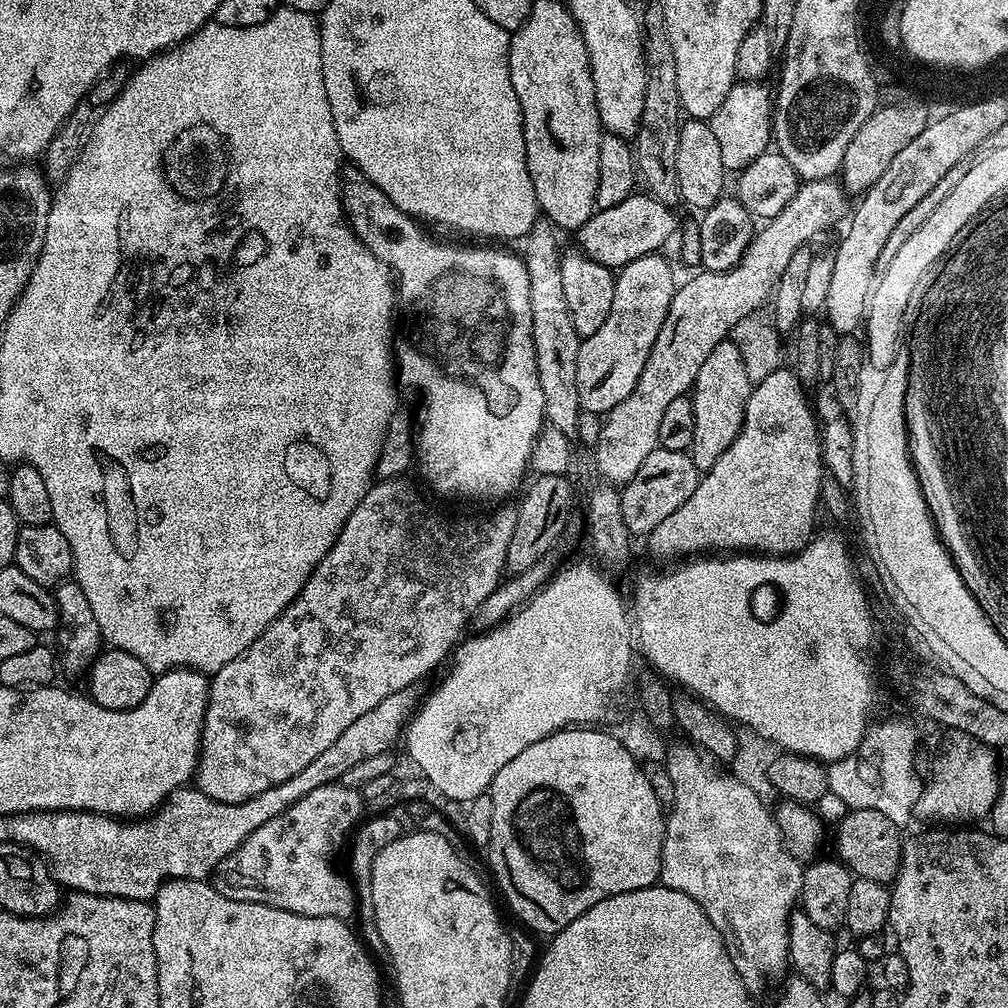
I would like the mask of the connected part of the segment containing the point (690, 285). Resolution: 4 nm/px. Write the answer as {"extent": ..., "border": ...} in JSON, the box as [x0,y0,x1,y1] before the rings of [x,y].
{"extent":[594,179,849,486],"border":[[[839,179],[801,183],[783,210],[755,233],[741,260],[732,269],[725,272],[700,270],[693,280],[685,284],[683,281],[677,287],[666,322],[662,322],[662,330],[658,330],[658,338],[654,338],[654,350],[650,350],[642,378],[638,378],[638,386],[630,390],[630,398],[618,402],[618,406],[603,417],[600,437],[594,446],[601,481],[623,486],[638,474],[638,466],[660,447],[658,426],[666,406],[670,406],[674,398],[693,391],[702,362],[706,362],[710,350],[714,350],[718,342],[729,339],[739,320],[759,313],[771,301],[776,283],[782,278],[790,258],[808,246],[819,232],[834,227],[844,215],[844,219],[849,215],[848,199],[849,193]]]}

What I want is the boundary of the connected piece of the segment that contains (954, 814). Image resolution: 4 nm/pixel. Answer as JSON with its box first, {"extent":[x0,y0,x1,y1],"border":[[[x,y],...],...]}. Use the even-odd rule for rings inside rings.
{"extent":[913,731,1000,826],"border":[[[949,731],[937,751],[933,774],[921,787],[913,815],[942,826],[966,826],[991,815],[1000,792],[997,751],[964,731]]]}

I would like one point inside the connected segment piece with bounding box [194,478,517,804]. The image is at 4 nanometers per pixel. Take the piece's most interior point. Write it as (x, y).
(387, 604)

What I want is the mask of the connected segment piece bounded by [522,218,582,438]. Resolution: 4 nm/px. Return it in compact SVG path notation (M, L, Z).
M539 218L522 241L522 259L526 274L530 274L530 314L532 315L532 337L534 354L538 362L538 382L542 384L544 414L547 423L565 436L576 436L578 418L581 414L576 374L578 372L578 350L581 337L570 322L570 310L566 306L566 294L562 287L560 236L557 225L547 218Z

